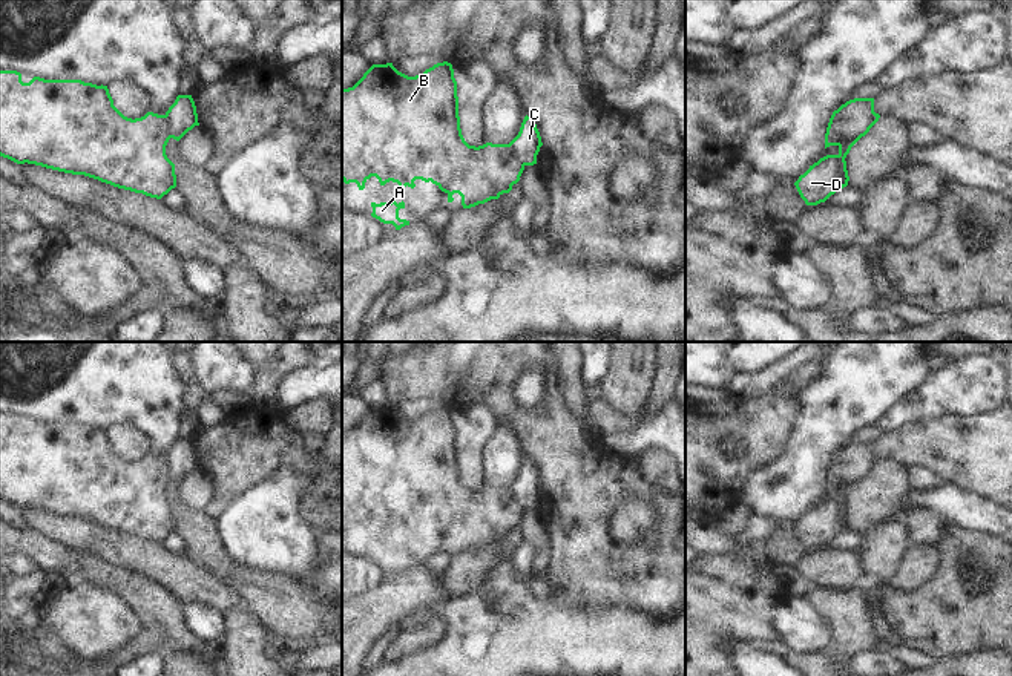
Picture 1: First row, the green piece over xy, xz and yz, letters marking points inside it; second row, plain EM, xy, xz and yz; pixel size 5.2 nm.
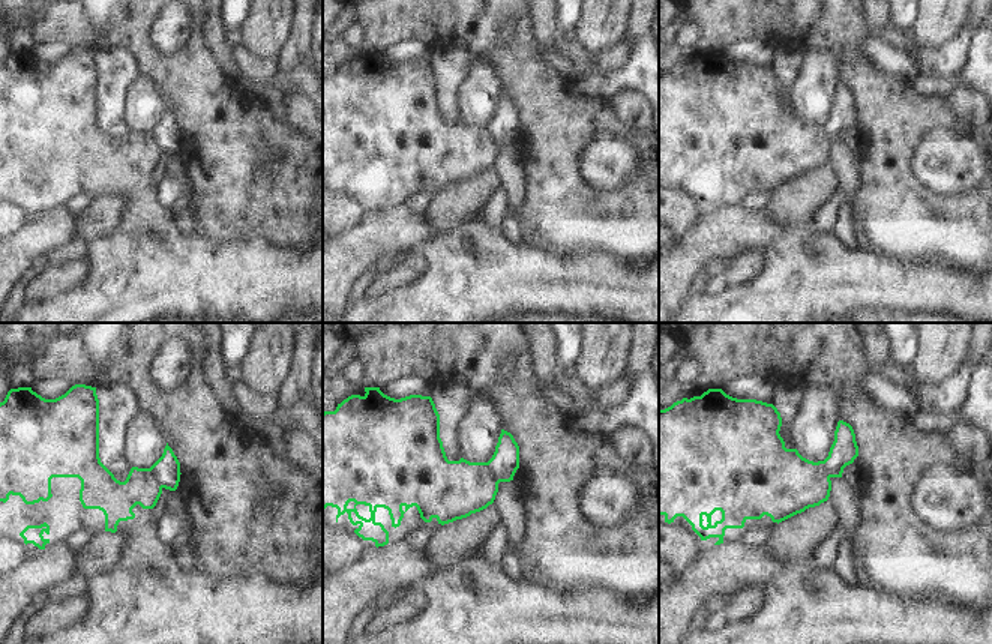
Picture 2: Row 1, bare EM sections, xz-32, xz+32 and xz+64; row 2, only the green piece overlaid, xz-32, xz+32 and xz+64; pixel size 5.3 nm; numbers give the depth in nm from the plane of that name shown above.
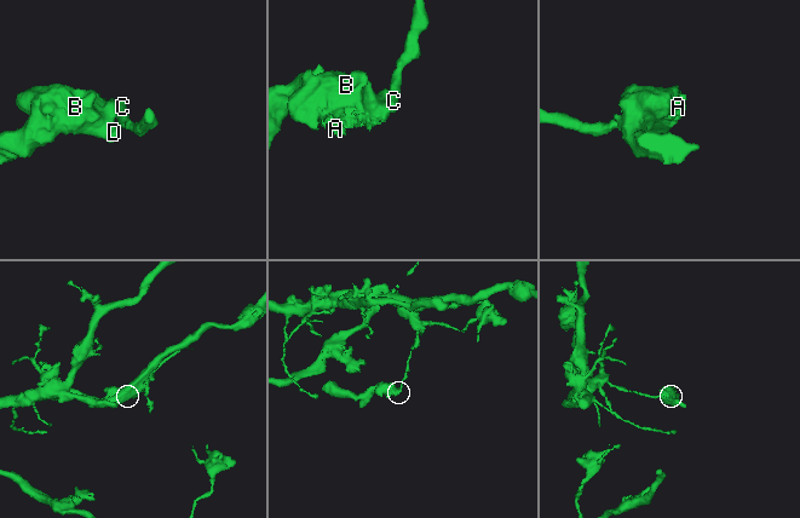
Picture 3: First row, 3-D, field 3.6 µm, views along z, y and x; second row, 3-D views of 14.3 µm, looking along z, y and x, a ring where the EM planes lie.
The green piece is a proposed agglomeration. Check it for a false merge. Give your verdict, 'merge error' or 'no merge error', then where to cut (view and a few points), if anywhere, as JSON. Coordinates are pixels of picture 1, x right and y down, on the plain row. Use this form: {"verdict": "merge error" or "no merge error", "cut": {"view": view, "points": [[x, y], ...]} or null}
{"verdict": "merge error", "cut": {"view": "xy", "points": [[164, 459], [172, 480]]}}

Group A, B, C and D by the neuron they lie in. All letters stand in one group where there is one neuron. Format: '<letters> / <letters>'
A B D / C

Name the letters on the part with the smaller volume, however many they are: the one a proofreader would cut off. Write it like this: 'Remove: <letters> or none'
Remove: A, B, D

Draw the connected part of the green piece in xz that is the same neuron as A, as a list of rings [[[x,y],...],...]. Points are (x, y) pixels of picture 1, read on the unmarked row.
[[[394,541],[391,546],[371,546],[373,556],[371,560],[379,563],[383,567],[393,567],[396,573],[400,573],[405,569],[409,569],[409,564],[399,561],[399,553],[405,552],[405,546],[396,546]]]

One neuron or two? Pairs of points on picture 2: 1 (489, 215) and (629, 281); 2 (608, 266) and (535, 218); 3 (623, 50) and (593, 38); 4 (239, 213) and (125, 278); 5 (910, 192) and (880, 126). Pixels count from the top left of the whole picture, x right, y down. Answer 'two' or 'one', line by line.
1: two
2: two
3: two
4: two
5: one

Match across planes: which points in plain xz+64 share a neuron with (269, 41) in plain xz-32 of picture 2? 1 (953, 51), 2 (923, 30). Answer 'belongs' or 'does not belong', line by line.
1: does not belong
2: belongs

